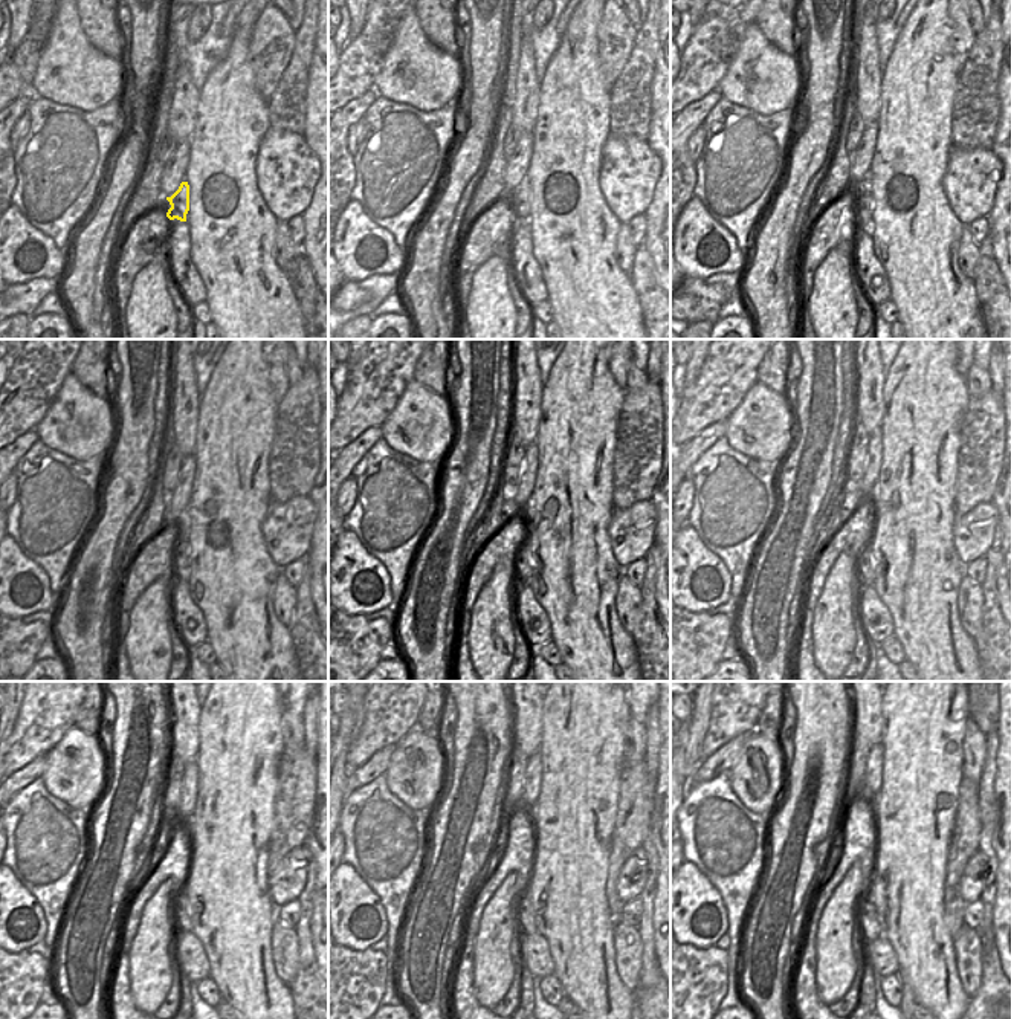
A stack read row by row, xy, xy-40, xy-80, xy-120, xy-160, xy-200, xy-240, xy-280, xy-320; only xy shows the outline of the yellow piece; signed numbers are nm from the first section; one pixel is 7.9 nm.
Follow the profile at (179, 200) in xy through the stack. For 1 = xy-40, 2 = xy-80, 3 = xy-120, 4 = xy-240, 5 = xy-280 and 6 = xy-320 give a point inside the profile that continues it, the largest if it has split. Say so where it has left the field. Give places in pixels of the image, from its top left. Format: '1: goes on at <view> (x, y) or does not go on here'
1: goes on at xy-40 (520, 203)
2: goes on at xy-80 (865, 205)
3: goes on at xy-120 (180, 555)
4: goes on at xy-240 (182, 914)
5: goes on at xy-280 (526, 915)
6: goes on at xy-320 (871, 929)

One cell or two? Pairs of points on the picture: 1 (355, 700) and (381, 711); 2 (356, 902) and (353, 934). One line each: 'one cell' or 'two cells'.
1: two cells
2: one cell

